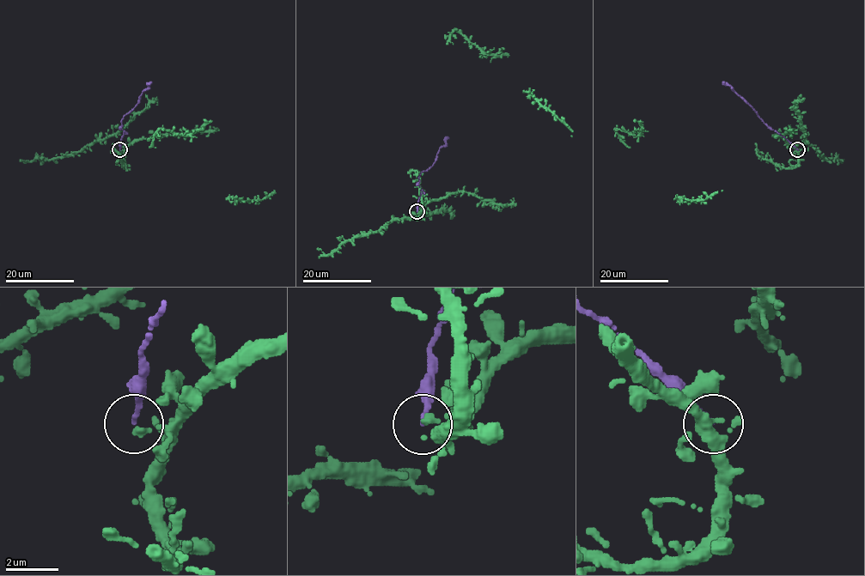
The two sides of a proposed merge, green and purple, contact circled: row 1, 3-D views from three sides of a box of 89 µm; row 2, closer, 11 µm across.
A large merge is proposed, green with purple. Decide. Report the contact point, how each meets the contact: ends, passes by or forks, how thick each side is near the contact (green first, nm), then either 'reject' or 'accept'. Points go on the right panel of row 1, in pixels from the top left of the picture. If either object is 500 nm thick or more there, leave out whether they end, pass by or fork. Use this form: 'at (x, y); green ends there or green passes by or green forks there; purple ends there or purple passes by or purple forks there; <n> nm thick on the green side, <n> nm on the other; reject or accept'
at (797, 149); green ends there; purple ends there; 240 nm thick on the green side, 160 nm on the other; accept

